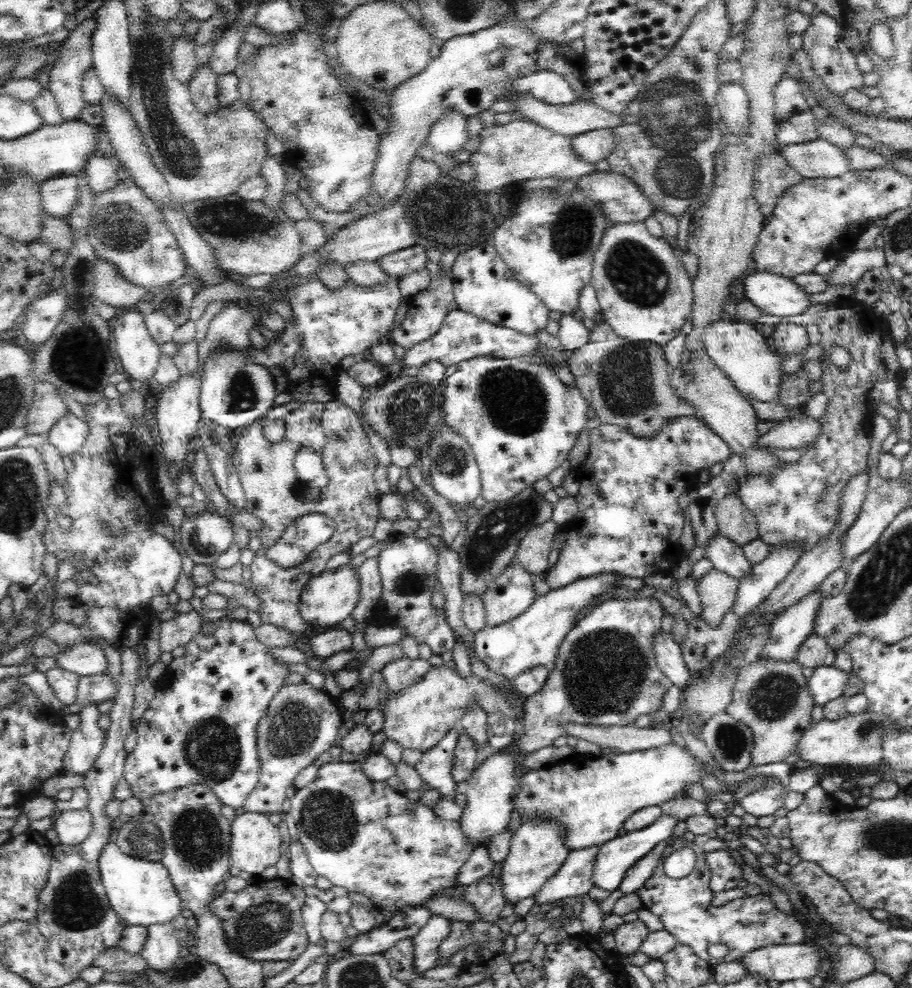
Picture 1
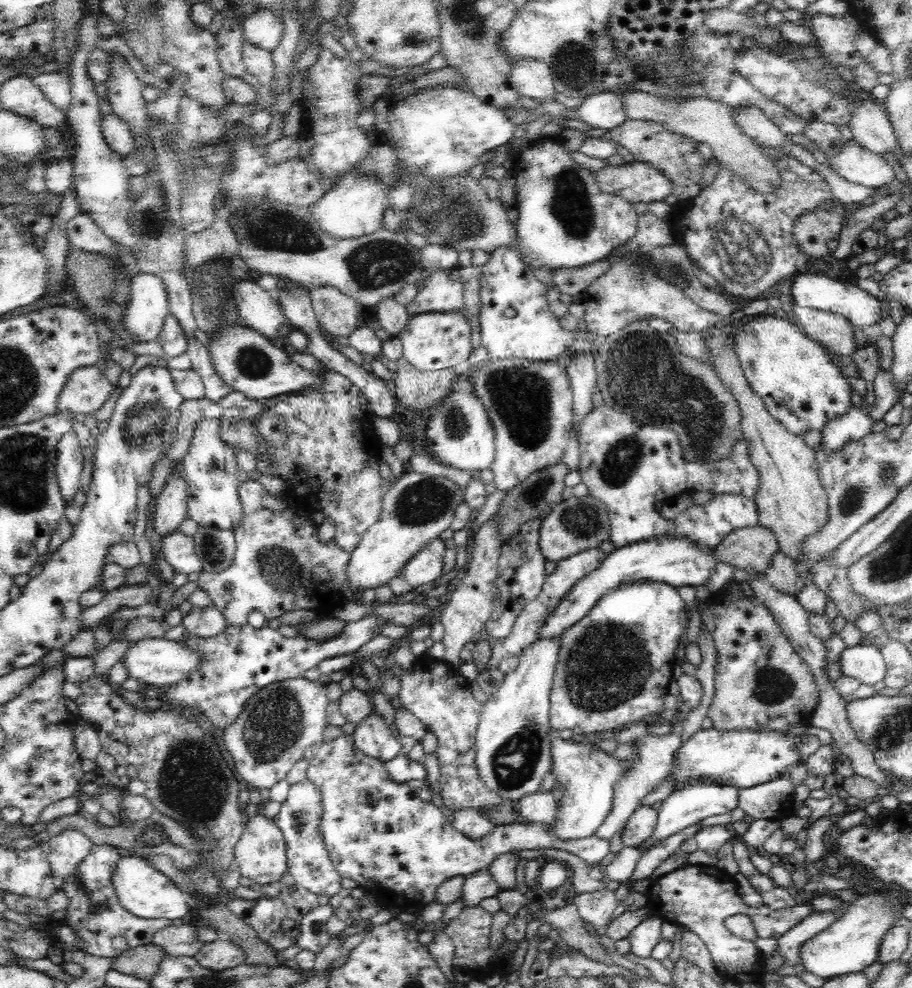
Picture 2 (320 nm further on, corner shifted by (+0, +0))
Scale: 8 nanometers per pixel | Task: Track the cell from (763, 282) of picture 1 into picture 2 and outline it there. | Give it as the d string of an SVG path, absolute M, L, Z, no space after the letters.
M800 270L791 286L791 294L795 306L810 307L821 311L845 316L849 322L860 330L867 326L878 325L883 319L886 308L882 308L881 301L874 295L863 290L858 284L841 282L834 273Z

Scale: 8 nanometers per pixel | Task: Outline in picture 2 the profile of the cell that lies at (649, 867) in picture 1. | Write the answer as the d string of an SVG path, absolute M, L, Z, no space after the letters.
M609 881L605 889L594 892L578 893L573 903L578 907L580 918L585 924L592 924L591 933L604 936L608 928L608 921L616 908L615 890L620 883Z

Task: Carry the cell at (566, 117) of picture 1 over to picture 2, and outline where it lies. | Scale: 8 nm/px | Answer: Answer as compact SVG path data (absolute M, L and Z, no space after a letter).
M639 91L624 93L623 104L627 119L660 123L666 129L693 138L698 143L706 142L712 147L713 158L732 170L753 192L769 194L781 186L782 178L776 167L777 160L766 157L762 153L762 146L738 128L733 118L734 108L710 98L688 98L679 102Z

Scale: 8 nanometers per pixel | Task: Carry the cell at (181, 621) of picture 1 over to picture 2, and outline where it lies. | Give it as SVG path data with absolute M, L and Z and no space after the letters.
M214 605L209 608L192 608L188 614L183 615L181 624L190 634L202 638L218 636L229 625L226 617Z

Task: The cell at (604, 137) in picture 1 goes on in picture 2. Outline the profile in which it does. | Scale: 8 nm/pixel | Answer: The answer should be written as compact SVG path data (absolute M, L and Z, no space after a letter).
M610 91L589 95L576 110L578 120L605 132L614 130L627 120L623 95Z

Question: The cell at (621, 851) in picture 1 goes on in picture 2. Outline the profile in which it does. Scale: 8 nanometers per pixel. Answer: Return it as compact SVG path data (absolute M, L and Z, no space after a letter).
M710 778L692 779L688 785L678 787L675 791L672 791L670 796L662 802L654 834L646 842L642 842L640 846L636 847L643 854L654 847L654 844L658 844L660 840L663 841L668 836L680 832L683 828L688 828L688 826L699 823L704 818L716 818L719 814L726 814L737 807L739 807L738 787L718 784Z

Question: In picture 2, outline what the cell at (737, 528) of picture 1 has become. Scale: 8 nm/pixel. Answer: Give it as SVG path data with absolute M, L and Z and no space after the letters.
M757 525L733 531L715 549L719 562L750 573L764 573L779 552L776 536L764 526Z

